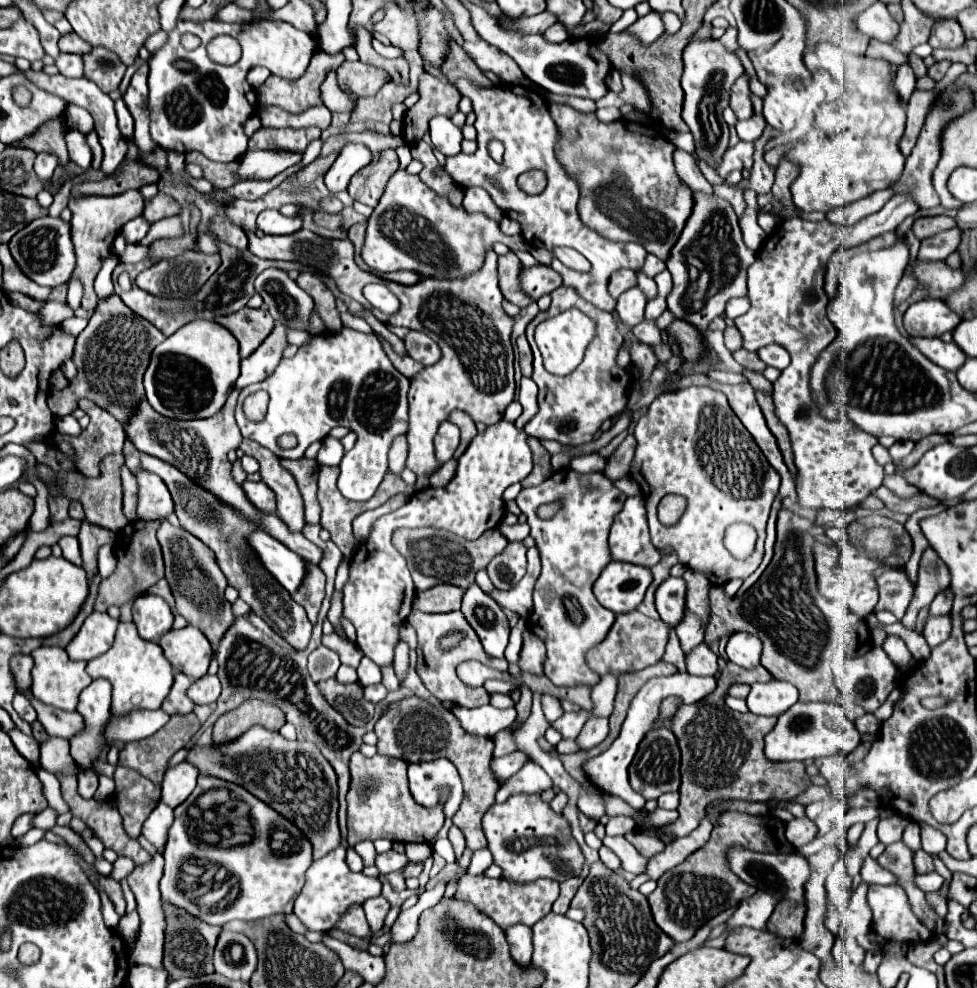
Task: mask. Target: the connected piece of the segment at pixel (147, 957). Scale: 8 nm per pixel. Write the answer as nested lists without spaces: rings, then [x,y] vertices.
[[[156,854],[150,864],[136,866],[132,874],[126,878],[128,886],[132,888],[136,902],[138,902],[138,914],[140,914],[140,932],[138,932],[138,942],[132,952],[132,960],[144,966],[152,968],[162,968],[162,946],[164,946],[164,928],[166,920],[162,916],[162,906],[160,906],[160,878],[162,878],[162,868],[164,868],[164,858]]]

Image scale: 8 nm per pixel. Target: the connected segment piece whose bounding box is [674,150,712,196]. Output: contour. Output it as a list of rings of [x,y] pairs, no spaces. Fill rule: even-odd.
[[[676,150],[674,152],[674,164],[676,164],[676,172],[678,176],[684,180],[684,184],[692,190],[692,192],[702,192],[702,194],[712,194],[712,186],[710,182],[700,174],[698,166],[694,164],[694,156],[684,152],[684,150]]]

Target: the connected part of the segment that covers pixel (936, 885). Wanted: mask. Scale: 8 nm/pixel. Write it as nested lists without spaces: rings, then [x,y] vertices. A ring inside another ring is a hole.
[[[936,872],[932,874],[924,874],[924,876],[916,876],[916,882],[918,882],[918,888],[924,890],[924,892],[934,892],[934,890],[940,890],[942,884],[944,884],[944,878]]]

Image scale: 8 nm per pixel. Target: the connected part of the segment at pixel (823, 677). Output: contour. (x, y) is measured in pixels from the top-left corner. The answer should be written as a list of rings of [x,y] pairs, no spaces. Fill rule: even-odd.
[[[782,510],[776,520],[776,546],[770,566],[760,580],[742,596],[726,596],[721,586],[710,588],[710,624],[706,642],[732,636],[734,632],[750,632],[764,644],[762,666],[778,680],[794,684],[800,692],[800,702],[834,702],[840,704],[840,692],[834,688],[830,660],[834,654],[830,642],[830,622],[818,606],[834,608],[830,600],[820,596],[816,588],[814,556],[810,528],[814,524],[788,510]]]

